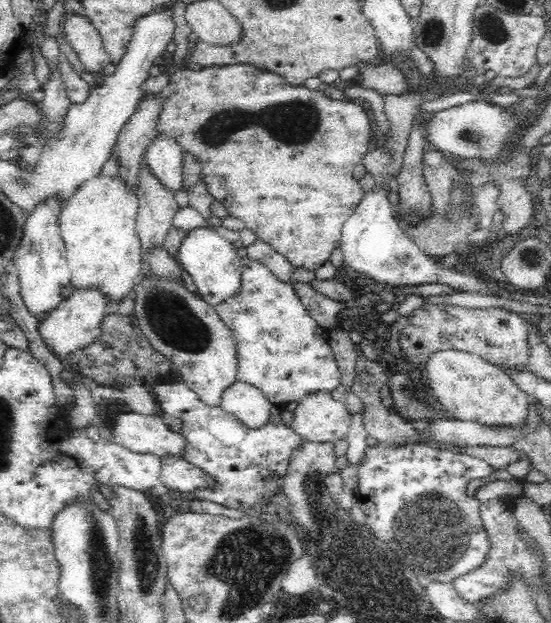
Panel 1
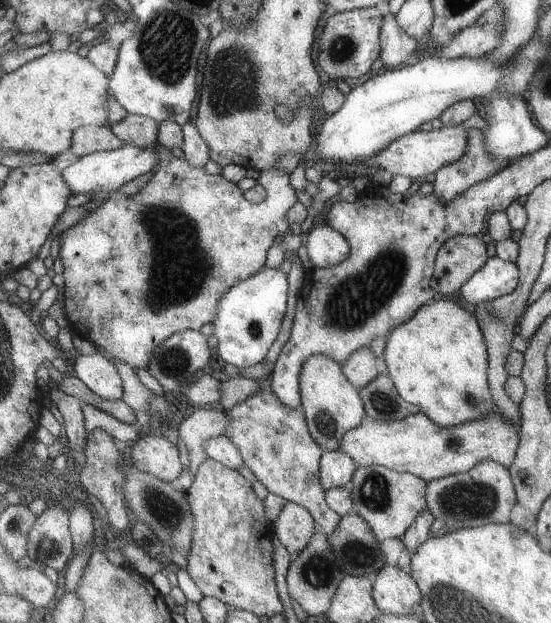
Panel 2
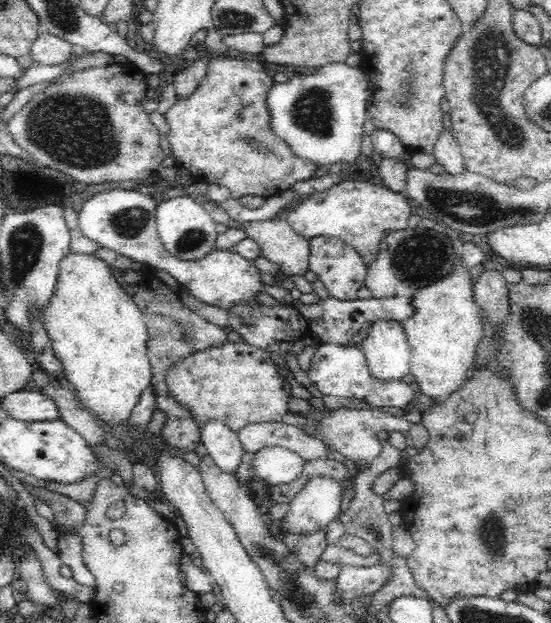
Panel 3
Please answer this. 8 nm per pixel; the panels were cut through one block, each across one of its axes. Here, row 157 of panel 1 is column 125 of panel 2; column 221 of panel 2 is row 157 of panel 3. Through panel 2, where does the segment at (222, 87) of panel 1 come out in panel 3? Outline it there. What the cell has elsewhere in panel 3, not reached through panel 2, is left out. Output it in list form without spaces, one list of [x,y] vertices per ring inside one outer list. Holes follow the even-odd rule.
[[[226,56],[212,60],[196,92],[164,112],[178,168],[186,170],[196,182],[226,186],[234,200],[244,196],[268,200],[270,196],[290,192],[296,182],[312,180],[318,166],[298,158],[292,146],[272,130],[268,94],[276,84],[258,62],[230,60]]]

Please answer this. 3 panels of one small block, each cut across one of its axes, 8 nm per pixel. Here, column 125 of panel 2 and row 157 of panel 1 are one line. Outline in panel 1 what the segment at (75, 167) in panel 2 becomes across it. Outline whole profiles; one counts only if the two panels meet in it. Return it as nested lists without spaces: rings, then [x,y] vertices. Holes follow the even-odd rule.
[[[158,134],[156,140],[146,150],[146,164],[156,174],[156,178],[174,194],[182,190],[182,154],[186,150],[178,144],[176,138]]]

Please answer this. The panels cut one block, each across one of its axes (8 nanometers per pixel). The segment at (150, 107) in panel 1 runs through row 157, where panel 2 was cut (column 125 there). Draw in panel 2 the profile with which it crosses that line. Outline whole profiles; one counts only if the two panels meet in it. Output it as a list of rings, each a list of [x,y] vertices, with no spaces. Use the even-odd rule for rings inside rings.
[[[129,114],[125,120],[111,126],[117,138],[125,142],[125,146],[133,144],[139,148],[151,148],[159,142],[159,124],[153,118]]]

